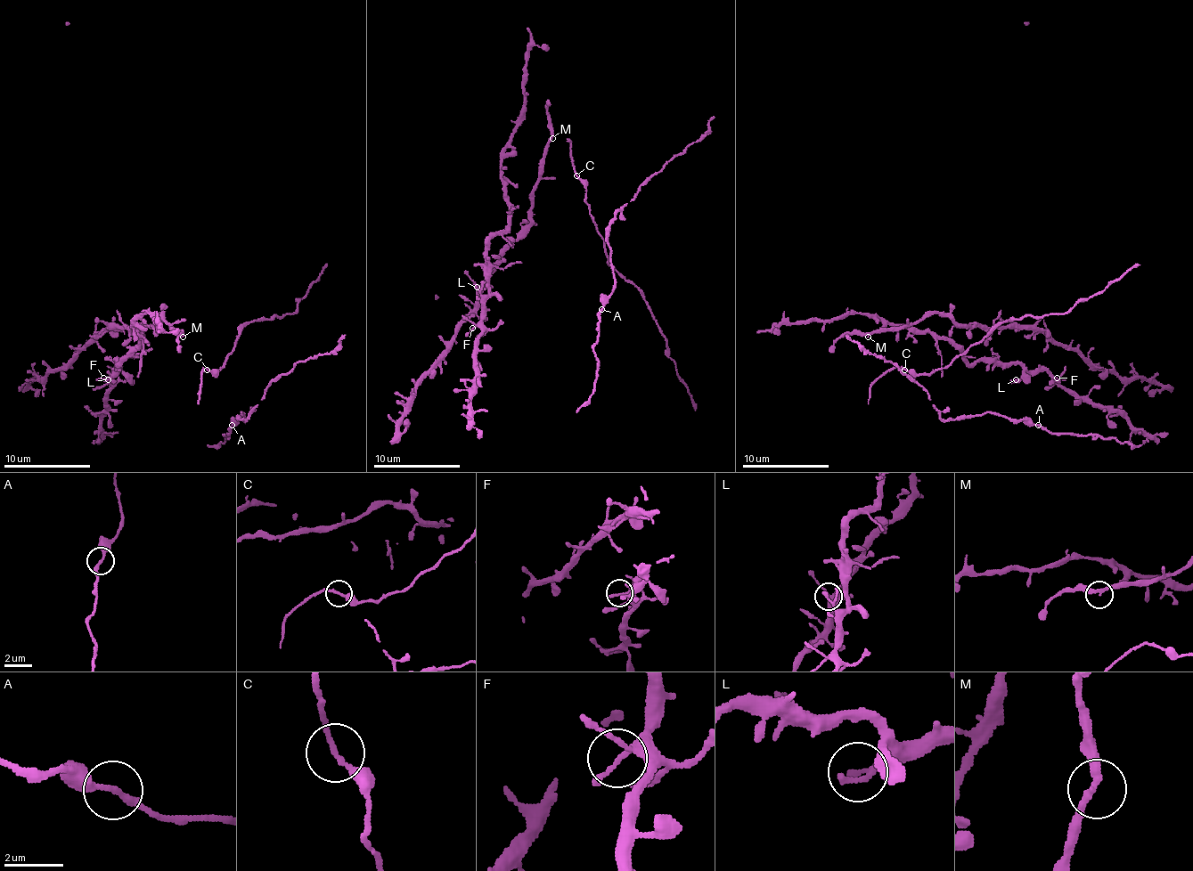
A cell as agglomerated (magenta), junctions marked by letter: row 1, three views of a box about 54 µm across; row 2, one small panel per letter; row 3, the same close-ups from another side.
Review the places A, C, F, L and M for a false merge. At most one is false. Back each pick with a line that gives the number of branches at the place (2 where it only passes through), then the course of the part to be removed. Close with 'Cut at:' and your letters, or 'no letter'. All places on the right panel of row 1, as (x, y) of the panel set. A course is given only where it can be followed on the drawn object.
Cut at: no letter

